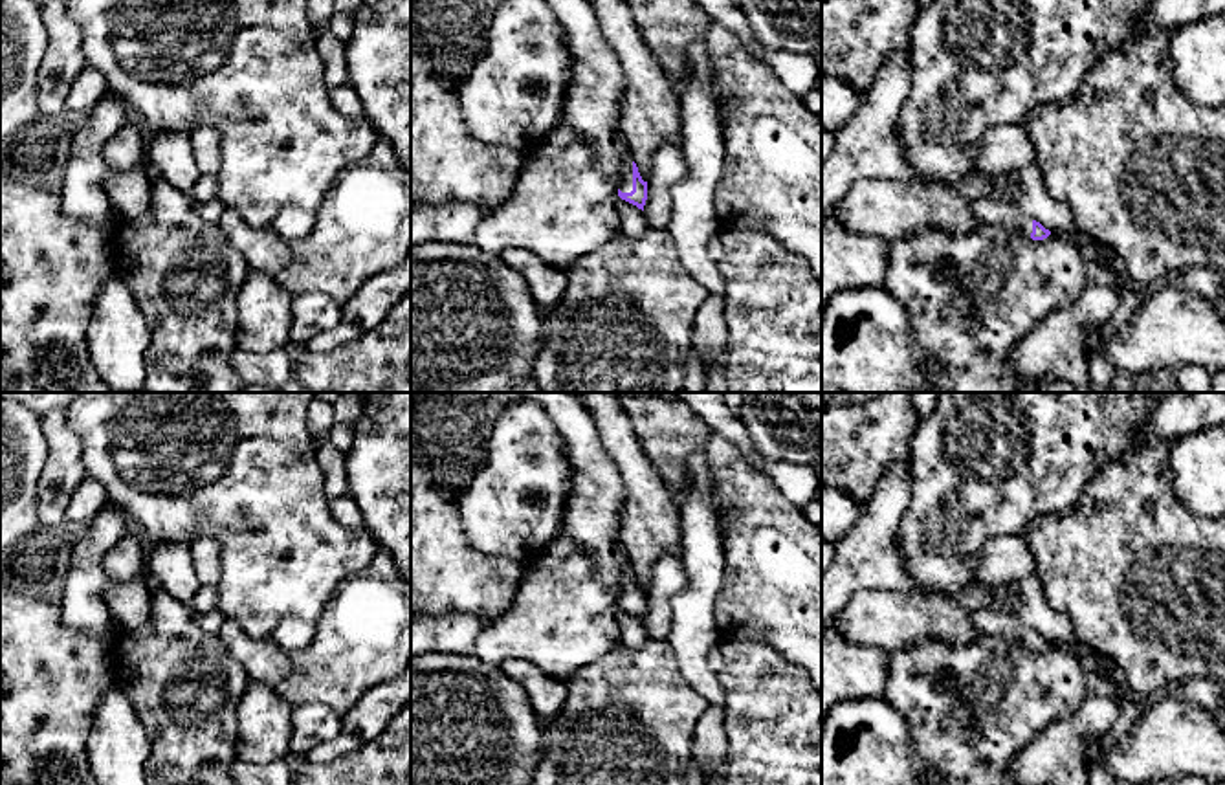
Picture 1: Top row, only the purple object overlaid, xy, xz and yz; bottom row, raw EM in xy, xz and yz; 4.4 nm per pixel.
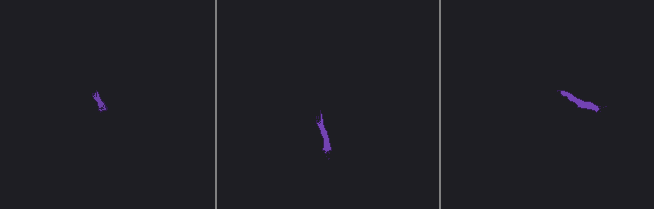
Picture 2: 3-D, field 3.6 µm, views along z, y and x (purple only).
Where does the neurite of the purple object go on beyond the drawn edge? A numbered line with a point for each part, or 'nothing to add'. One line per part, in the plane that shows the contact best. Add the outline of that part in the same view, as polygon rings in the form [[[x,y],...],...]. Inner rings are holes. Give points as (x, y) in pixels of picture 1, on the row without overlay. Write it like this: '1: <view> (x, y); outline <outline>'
1: xz (626, 597); outline [[[627,559],[625,561],[625,583],[624,583],[624,591],[620,594],[622,603],[633,602],[633,572],[635,572],[635,569],[633,569],[631,561]]]

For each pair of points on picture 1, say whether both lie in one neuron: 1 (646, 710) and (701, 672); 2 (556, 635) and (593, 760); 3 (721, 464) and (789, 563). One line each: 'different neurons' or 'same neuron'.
1: different neurons
2: different neurons
3: same neuron

